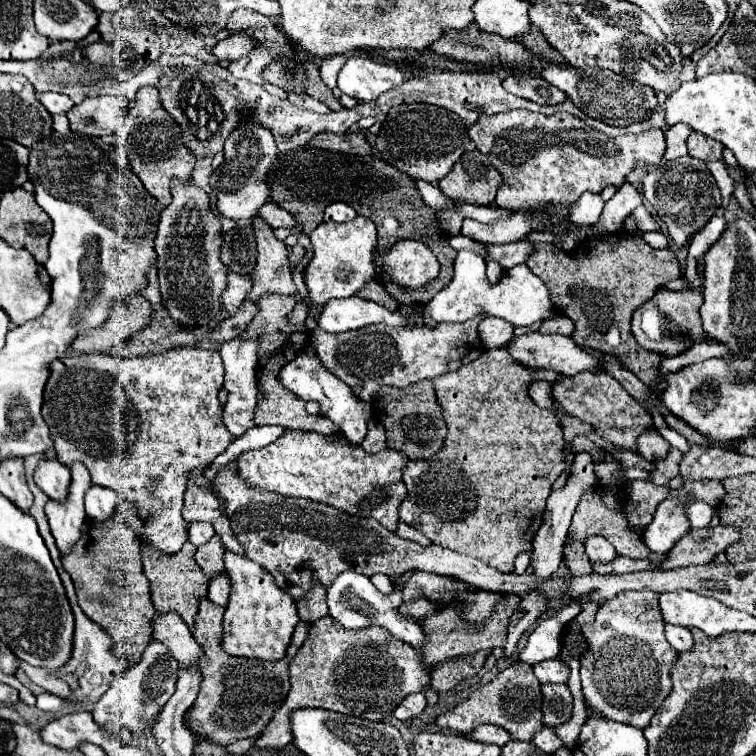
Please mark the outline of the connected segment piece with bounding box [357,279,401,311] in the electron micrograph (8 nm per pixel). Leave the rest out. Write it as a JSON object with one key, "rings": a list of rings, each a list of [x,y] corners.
{"rings":[[[369,281],[359,293],[357,293],[357,297],[365,297],[365,299],[369,299],[369,301],[373,301],[373,303],[379,303],[379,305],[383,305],[385,309],[389,309],[389,311],[397,311],[401,305],[385,291],[385,287],[379,283],[379,281]]]}

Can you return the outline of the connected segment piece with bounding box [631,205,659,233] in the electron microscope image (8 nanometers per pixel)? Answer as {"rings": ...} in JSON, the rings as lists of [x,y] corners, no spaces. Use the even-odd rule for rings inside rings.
{"rings":[[[639,205],[639,207],[631,213],[631,217],[635,219],[635,225],[637,225],[637,229],[639,229],[641,233],[645,233],[645,231],[659,231],[655,219],[651,217],[651,213],[649,213],[643,205]]]}

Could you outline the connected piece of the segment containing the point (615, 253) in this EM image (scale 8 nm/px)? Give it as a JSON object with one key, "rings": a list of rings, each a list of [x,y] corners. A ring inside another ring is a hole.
{"rings":[[[623,231],[603,235],[601,239],[583,239],[571,253],[575,255],[569,255],[551,243],[533,243],[527,265],[549,287],[555,309],[575,323],[571,339],[581,349],[613,355],[621,359],[623,365],[645,385],[653,385],[659,377],[657,367],[661,363],[661,355],[635,343],[635,337],[631,335],[631,315],[637,307],[651,299],[663,283],[681,277],[675,255],[669,249],[653,249],[641,237]],[[613,325],[617,325],[621,333],[621,343],[617,347],[607,345],[603,339]]]}

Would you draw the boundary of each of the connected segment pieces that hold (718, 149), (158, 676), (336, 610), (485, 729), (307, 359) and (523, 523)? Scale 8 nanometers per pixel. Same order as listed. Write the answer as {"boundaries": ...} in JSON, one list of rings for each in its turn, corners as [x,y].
{"boundaries":[[[[691,133],[689,139],[687,139],[687,147],[689,147],[689,155],[691,157],[697,157],[705,163],[709,161],[721,161],[723,159],[723,149],[725,145],[723,143],[717,143],[705,135],[699,135],[699,133]]],[[[153,641],[145,649],[141,661],[137,665],[131,665],[125,669],[125,673],[113,681],[113,685],[103,693],[103,697],[95,703],[93,719],[99,723],[99,727],[117,723],[127,727],[133,737],[141,737],[147,729],[147,725],[153,721],[153,717],[161,711],[161,707],[169,701],[169,697],[175,693],[177,683],[177,661],[171,659],[169,651],[165,651],[165,645]]],[[[345,571],[335,579],[331,589],[327,591],[327,607],[329,607],[329,615],[337,623],[341,623],[341,627],[347,627],[347,629],[365,629],[365,627],[371,627],[371,625],[385,627],[399,641],[409,643],[415,649],[421,647],[421,643],[425,639],[425,633],[421,631],[419,623],[403,619],[403,615],[399,613],[399,605],[397,605],[397,599],[393,597],[393,593],[383,595],[381,591],[375,589],[375,585],[371,583],[369,577],[359,575],[355,571]]],[[[479,725],[469,735],[469,739],[481,741],[481,743],[493,743],[493,745],[503,747],[507,741],[511,741],[511,735],[509,735],[509,731],[505,731],[503,727],[497,727],[497,725]]],[[[303,351],[301,355],[297,355],[297,359],[293,359],[291,363],[287,363],[281,373],[279,373],[281,383],[293,391],[297,397],[301,397],[303,401],[317,401],[321,405],[321,415],[329,417],[333,423],[337,423],[343,431],[343,435],[351,441],[361,445],[365,435],[367,435],[367,423],[371,419],[371,405],[361,403],[355,395],[355,391],[343,383],[339,377],[335,377],[331,371],[327,371],[317,353],[311,351],[311,355],[307,351]]],[[[505,347],[489,349],[465,367],[431,379],[447,423],[447,435],[437,455],[421,461],[409,459],[405,463],[403,483],[407,487],[407,497],[399,505],[401,521],[423,531],[435,545],[473,555],[501,573],[511,573],[515,557],[531,549],[533,537],[541,525],[547,501],[547,477],[553,477],[553,465],[565,461],[567,447],[575,453],[593,447],[587,437],[575,437],[571,443],[565,441],[557,417],[537,407],[529,397],[529,385],[533,381],[555,383],[557,379],[561,379],[561,375],[555,371],[541,369],[533,373],[521,367],[511,359]]]]}

